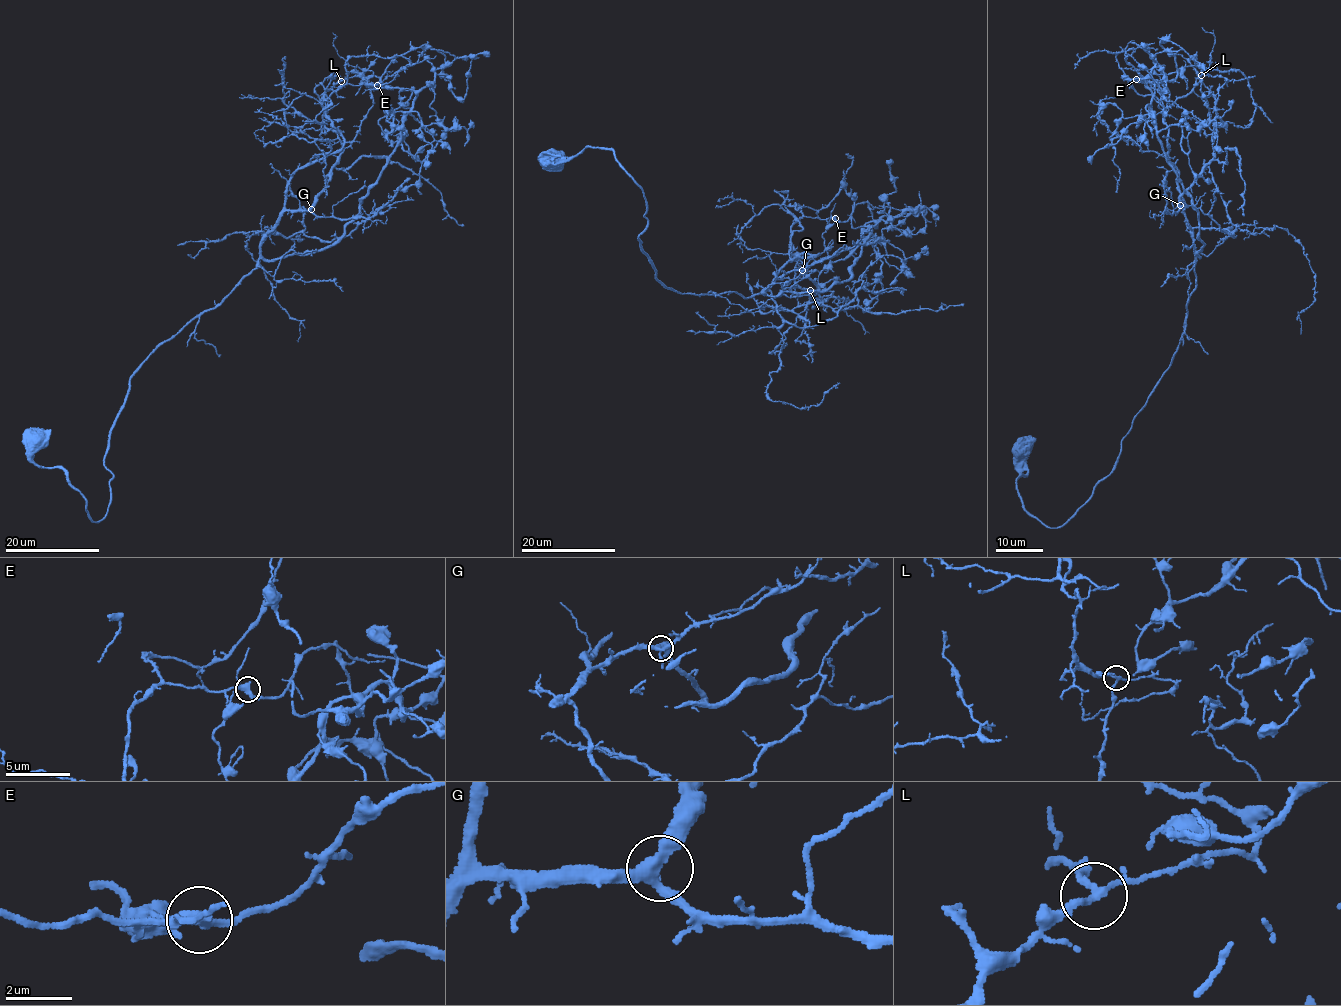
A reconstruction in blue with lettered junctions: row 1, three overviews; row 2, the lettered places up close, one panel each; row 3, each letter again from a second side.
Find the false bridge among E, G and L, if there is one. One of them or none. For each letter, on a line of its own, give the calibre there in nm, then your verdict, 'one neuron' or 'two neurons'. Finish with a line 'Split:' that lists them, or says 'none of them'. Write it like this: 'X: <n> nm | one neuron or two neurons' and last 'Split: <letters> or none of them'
E: 320 nm | one neuron
G: 320 nm | one neuron
L: 190 nm | one neuron
Split: none of them

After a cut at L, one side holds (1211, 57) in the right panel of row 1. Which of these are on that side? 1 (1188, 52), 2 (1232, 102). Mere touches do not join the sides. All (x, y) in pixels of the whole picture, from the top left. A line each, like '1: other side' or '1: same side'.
1: other side
2: other side

